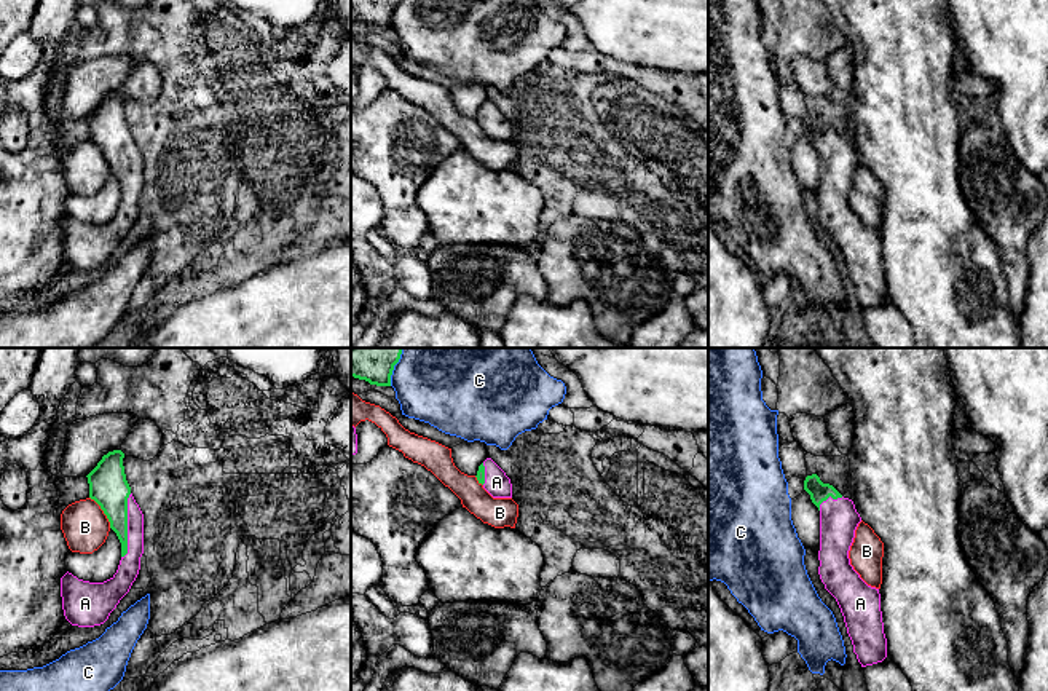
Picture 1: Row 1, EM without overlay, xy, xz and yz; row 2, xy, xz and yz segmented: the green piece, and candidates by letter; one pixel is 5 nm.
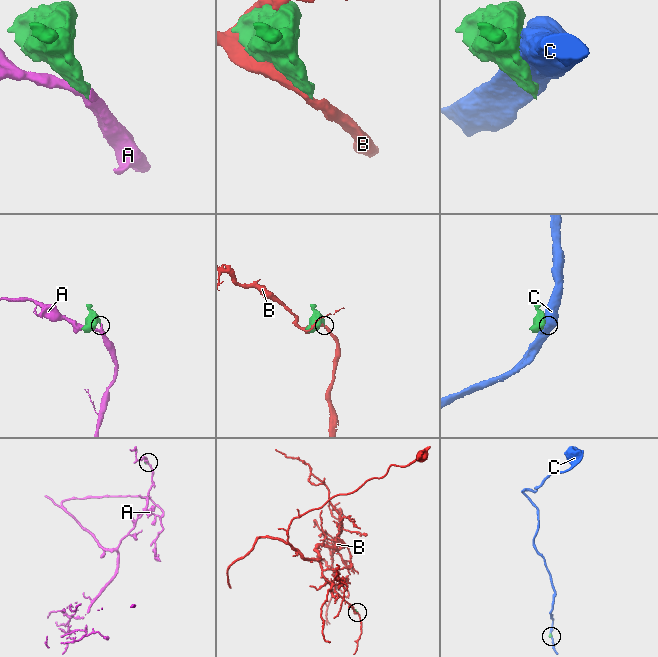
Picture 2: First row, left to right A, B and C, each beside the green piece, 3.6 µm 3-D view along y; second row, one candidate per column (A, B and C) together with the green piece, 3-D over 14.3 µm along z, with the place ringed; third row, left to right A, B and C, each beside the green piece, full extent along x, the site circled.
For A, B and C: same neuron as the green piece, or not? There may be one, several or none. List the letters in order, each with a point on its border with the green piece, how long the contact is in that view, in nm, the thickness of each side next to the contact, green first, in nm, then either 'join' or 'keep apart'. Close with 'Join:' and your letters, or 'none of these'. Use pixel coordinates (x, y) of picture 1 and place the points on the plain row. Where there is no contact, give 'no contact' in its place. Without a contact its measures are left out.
A: meets green in xy at (126, 168); contact 340 nm long; 190 nm thick on the green side, 110 nm on the other; join
B: meets green in xy at (104, 155); contact 190 nm long; 190 nm thick on the green side, 240 nm on the other; keep apart
C: meets green in xz at (391, 15); contact 160 nm long; 140 nm thick on the green side, 340 nm on the other; keep apart
Join: A

